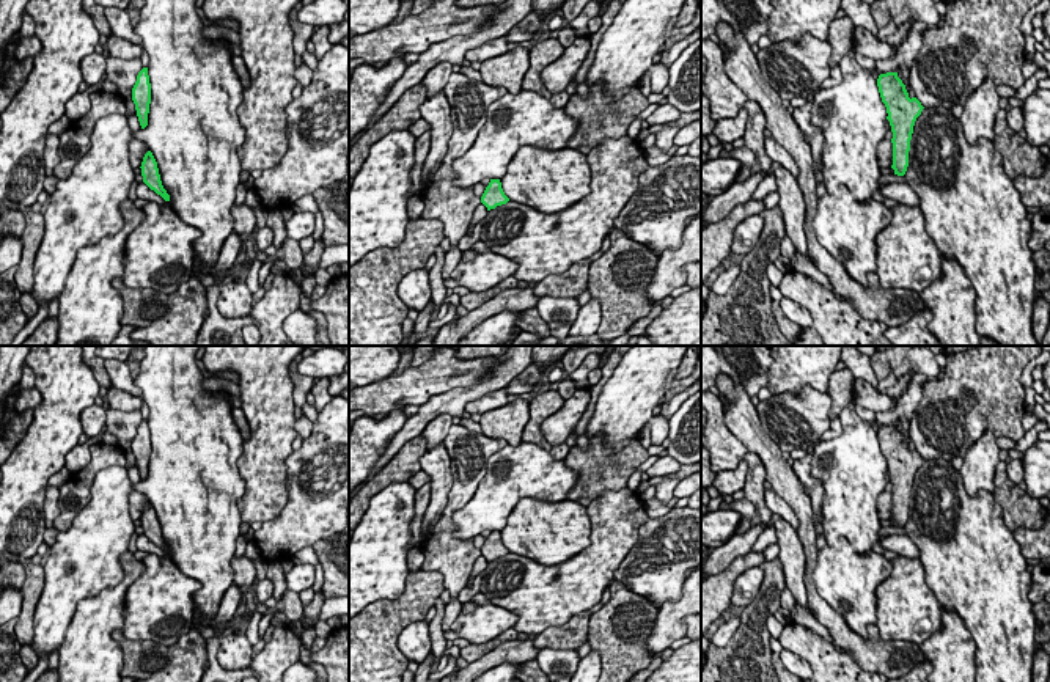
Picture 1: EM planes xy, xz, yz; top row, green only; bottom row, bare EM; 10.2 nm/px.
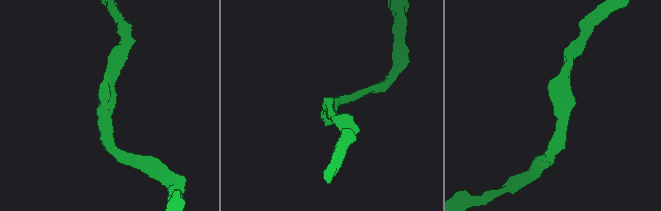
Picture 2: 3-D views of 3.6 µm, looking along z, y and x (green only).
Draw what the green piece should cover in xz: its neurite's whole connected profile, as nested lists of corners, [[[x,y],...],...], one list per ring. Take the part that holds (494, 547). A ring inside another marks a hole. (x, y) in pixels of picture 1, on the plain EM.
[[[490,531],[481,548],[481,555],[487,559],[487,563],[490,563],[497,558],[506,556],[508,553],[509,550],[505,547],[500,531]]]

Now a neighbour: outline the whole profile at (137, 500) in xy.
[[[134,490],[129,495],[129,512],[132,520],[140,520],[145,506],[149,503],[145,493]]]

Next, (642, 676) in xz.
[[[654,655],[652,662],[641,671],[635,673],[629,682],[646,682],[660,666],[662,657]]]

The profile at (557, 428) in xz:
[[[577,388],[558,412],[544,420],[541,432],[550,446],[566,442],[582,420],[588,404],[589,390]]]

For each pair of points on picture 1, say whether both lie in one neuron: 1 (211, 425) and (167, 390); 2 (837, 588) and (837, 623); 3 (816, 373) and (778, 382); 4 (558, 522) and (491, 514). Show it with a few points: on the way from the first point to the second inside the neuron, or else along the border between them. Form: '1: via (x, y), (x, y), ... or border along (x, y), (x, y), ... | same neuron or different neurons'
1: via (200, 423), (178, 401) | same neuron
2: border along (815, 583), (819, 594), (863, 638) | different neurons
3: via (807, 373), (788, 373) | same neuron
4: border along (543, 498), (522, 498), (500, 531) | different neurons

